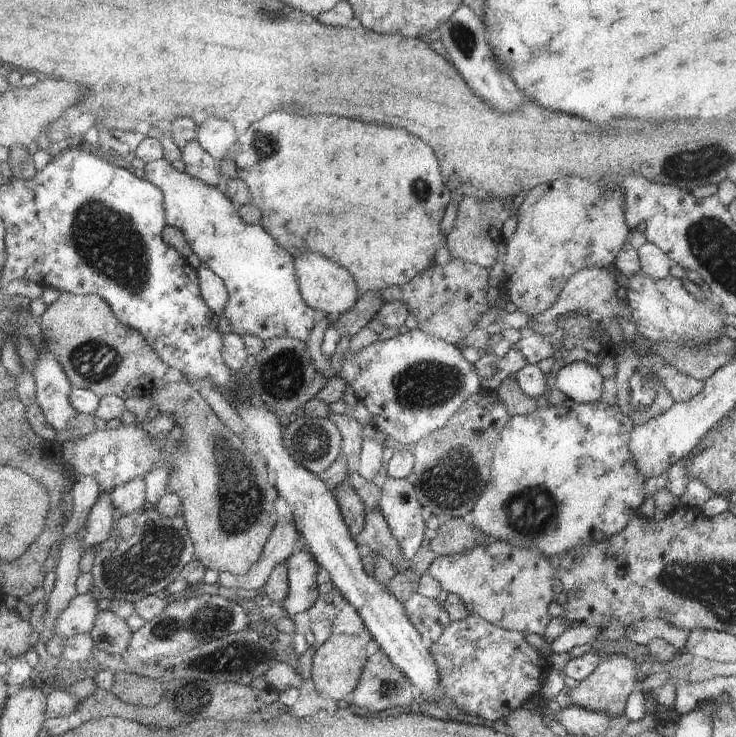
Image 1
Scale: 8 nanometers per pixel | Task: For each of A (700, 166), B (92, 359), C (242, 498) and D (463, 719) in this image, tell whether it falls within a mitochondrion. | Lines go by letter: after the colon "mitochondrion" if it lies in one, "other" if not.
A: mitochondrion
B: mitochondrion
C: mitochondrion
D: other

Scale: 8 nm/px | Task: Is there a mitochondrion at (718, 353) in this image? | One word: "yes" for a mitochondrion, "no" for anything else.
no

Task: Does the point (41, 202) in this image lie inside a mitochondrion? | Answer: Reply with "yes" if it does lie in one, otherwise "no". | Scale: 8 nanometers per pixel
no

